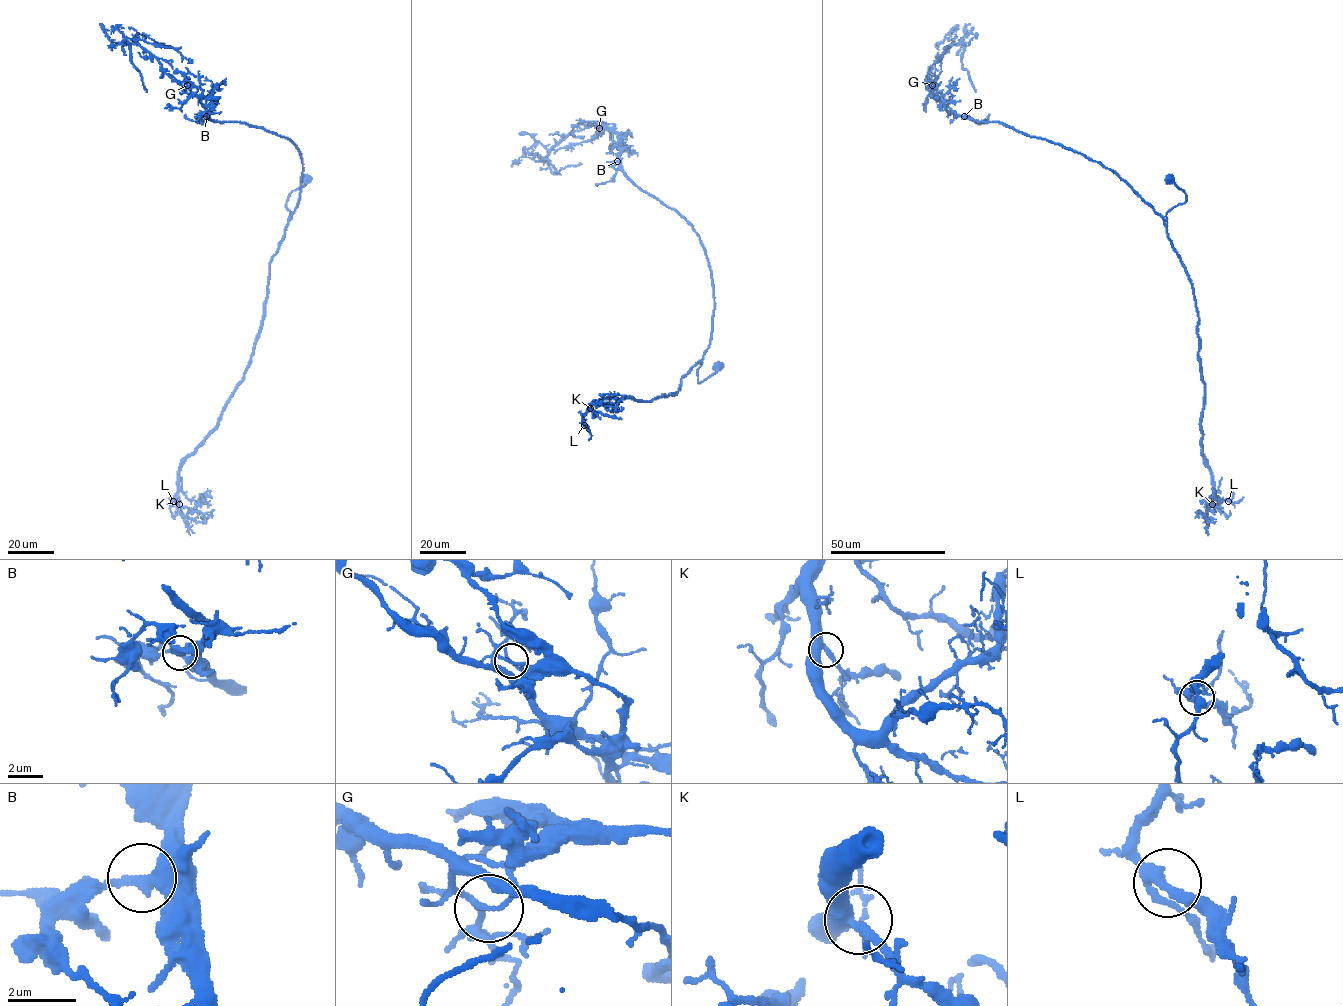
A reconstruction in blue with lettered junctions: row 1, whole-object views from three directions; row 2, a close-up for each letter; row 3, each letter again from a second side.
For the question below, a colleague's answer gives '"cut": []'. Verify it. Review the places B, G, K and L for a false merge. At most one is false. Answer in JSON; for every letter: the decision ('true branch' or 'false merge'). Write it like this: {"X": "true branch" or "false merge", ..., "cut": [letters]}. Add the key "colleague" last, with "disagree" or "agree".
{"B": "true branch", "G": "false merge", "K": "true branch", "L": "true branch", "cut": ["G"], "colleague": "disagree"}

